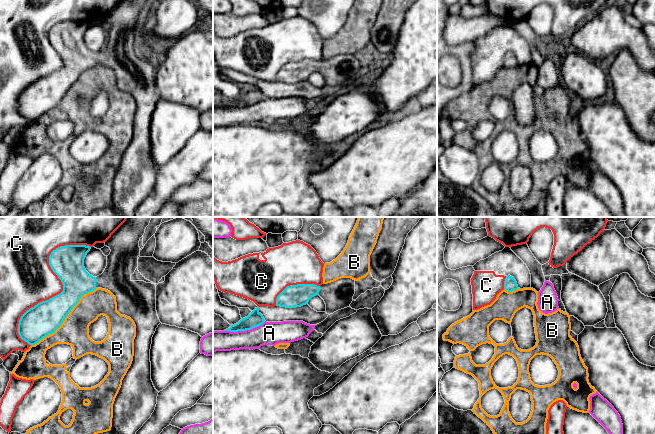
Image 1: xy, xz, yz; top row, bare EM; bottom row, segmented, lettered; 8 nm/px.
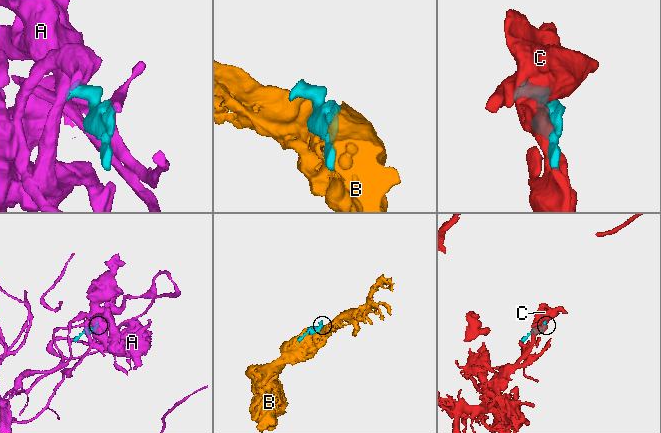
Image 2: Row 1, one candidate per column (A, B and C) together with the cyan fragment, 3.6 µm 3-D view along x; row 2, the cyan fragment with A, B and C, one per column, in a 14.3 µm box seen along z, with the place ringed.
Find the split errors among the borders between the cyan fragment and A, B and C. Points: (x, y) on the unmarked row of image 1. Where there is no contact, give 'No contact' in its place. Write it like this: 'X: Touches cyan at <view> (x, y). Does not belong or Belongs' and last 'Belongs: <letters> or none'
A: Touches cyan at xz (244, 106). Does not belong
B: Touches cyan at xy (65, 93). Does not belong
C: Touches cyan at xy (63, 64). Does not belong
Belongs: none

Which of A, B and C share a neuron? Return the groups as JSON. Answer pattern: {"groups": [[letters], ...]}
{"groups": [["A"], ["B"], ["C"]]}

